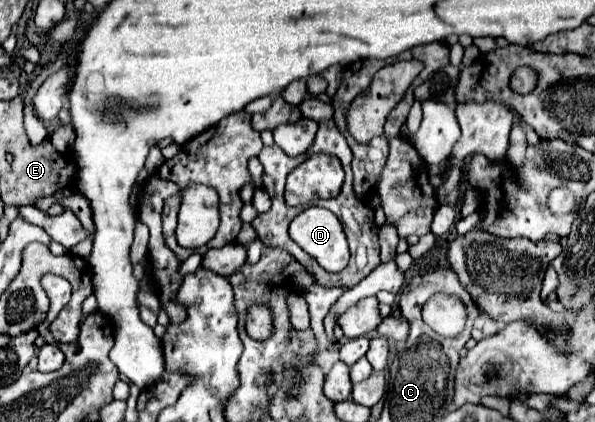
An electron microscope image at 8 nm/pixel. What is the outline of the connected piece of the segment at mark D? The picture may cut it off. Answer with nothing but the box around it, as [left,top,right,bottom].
[290,207,348,271]

